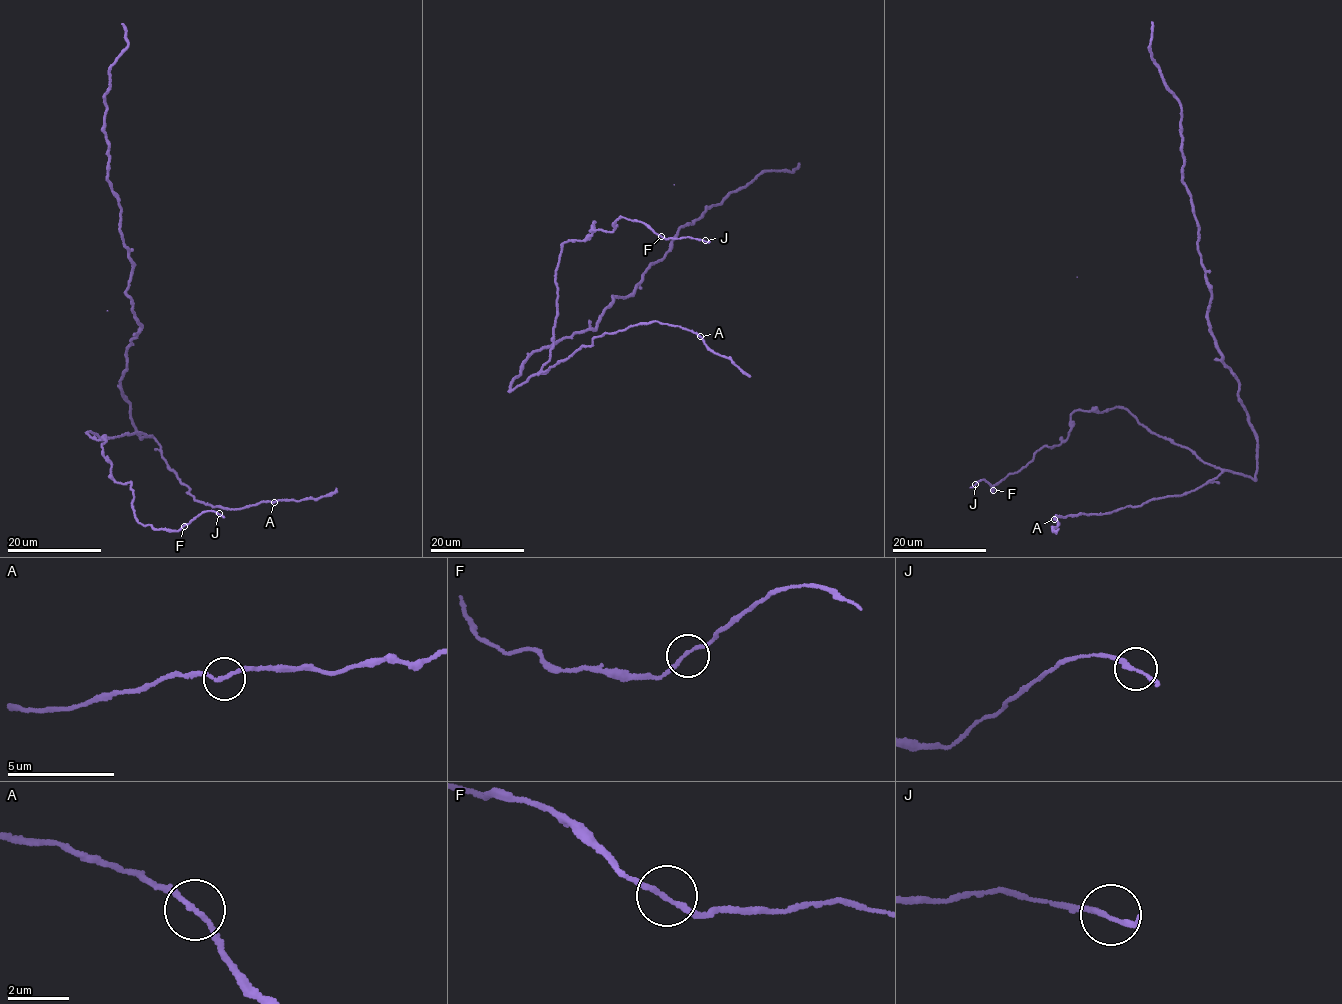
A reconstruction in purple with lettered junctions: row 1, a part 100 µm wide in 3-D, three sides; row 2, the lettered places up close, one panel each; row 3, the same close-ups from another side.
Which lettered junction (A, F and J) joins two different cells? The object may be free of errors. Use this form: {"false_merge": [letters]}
{"false_merge": []}

